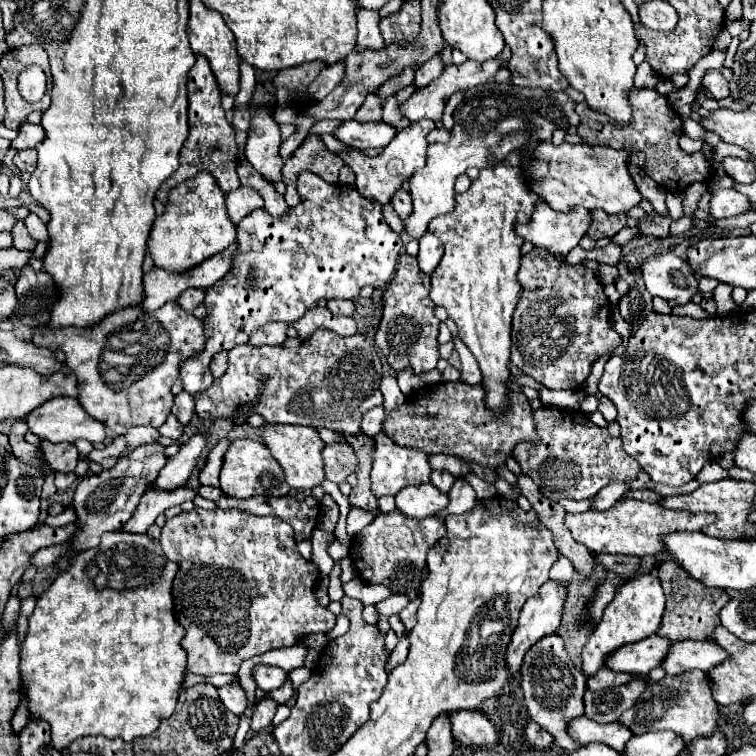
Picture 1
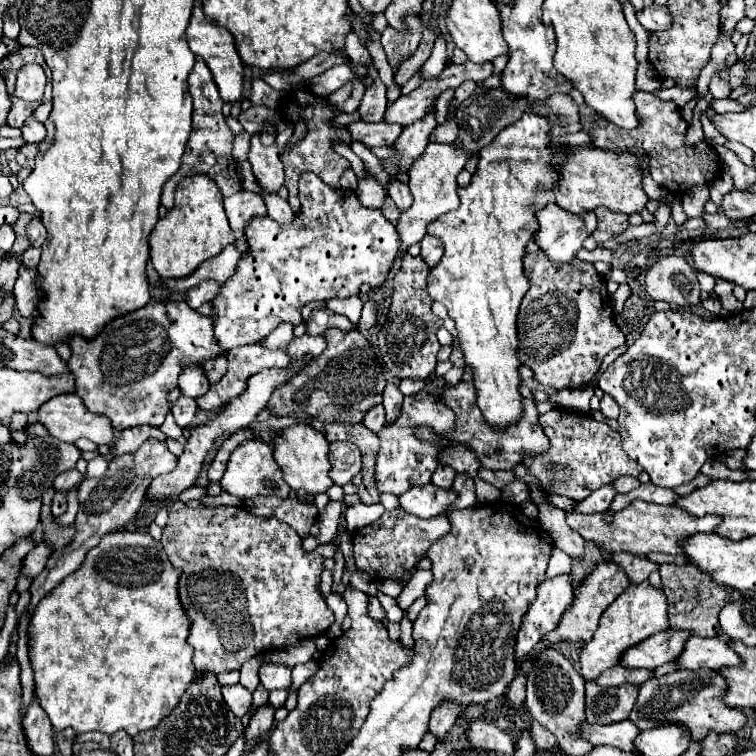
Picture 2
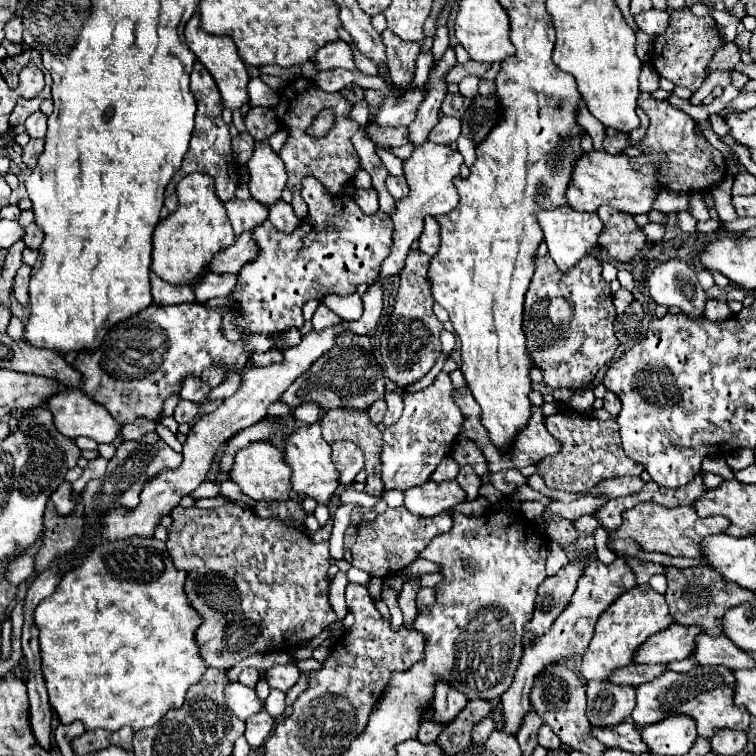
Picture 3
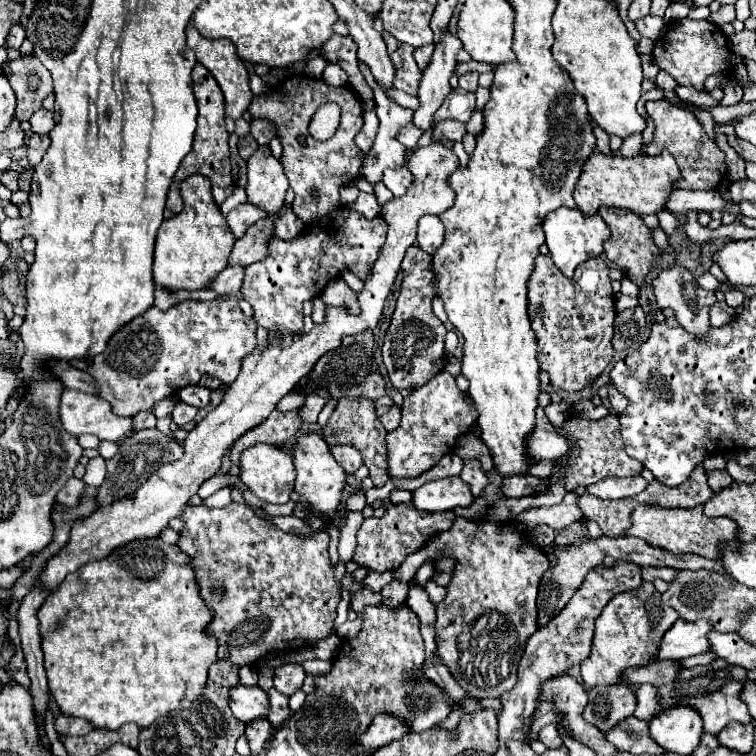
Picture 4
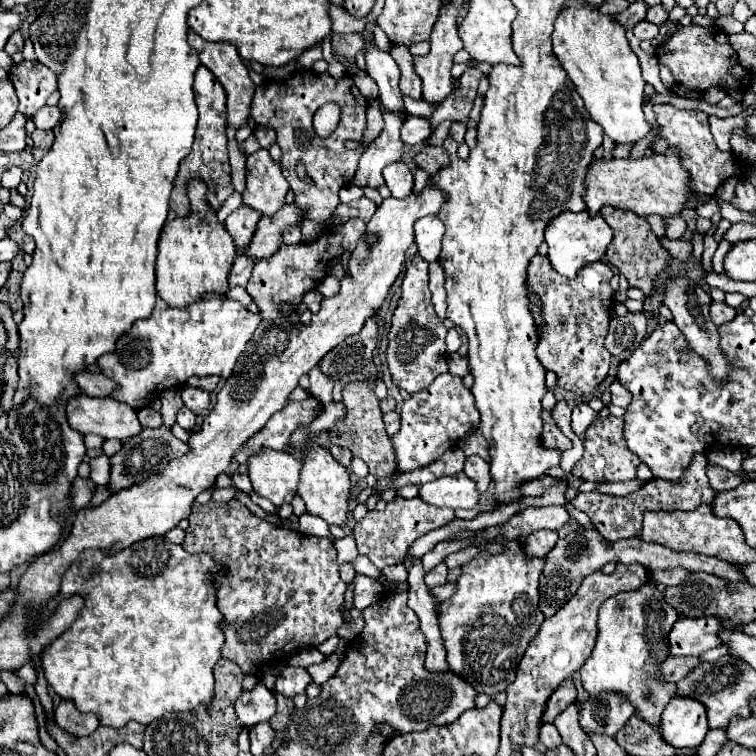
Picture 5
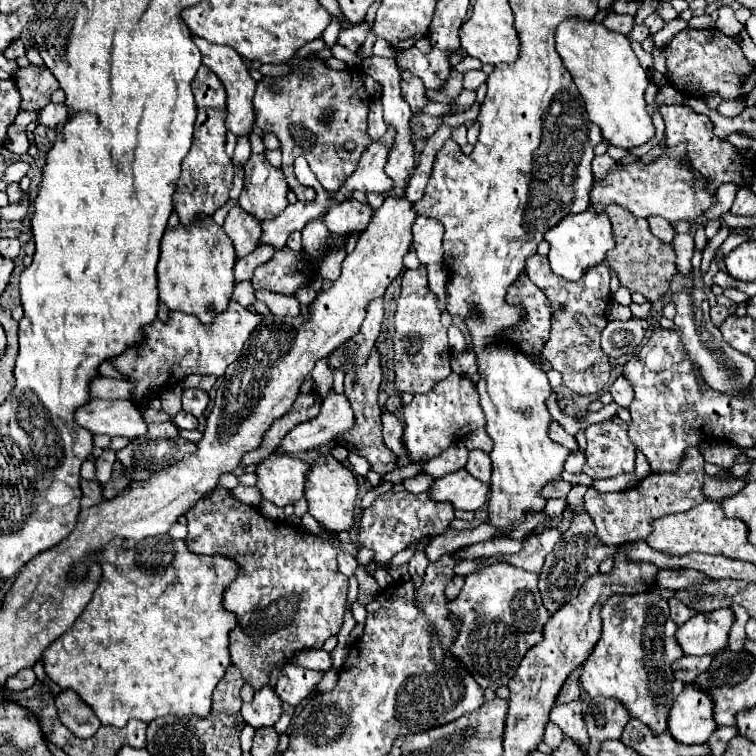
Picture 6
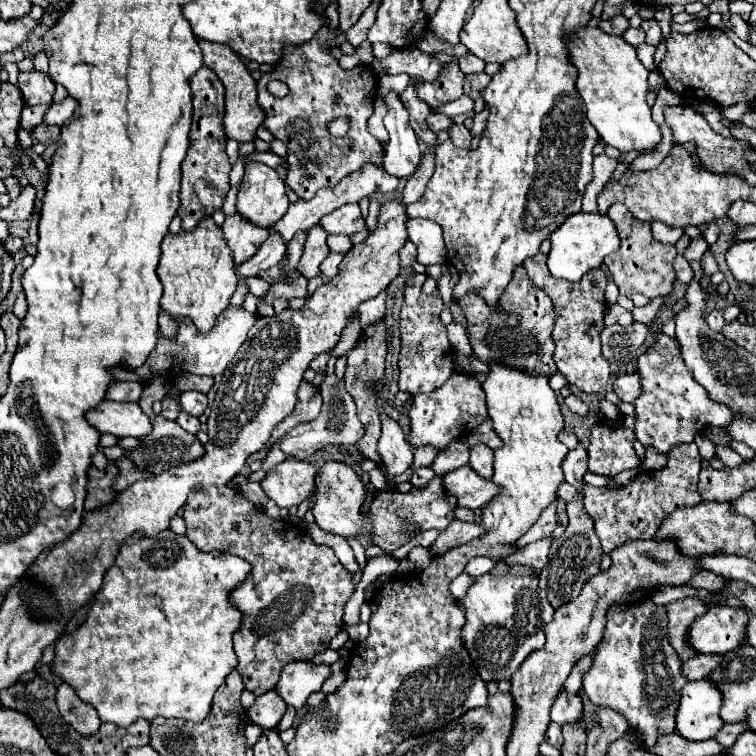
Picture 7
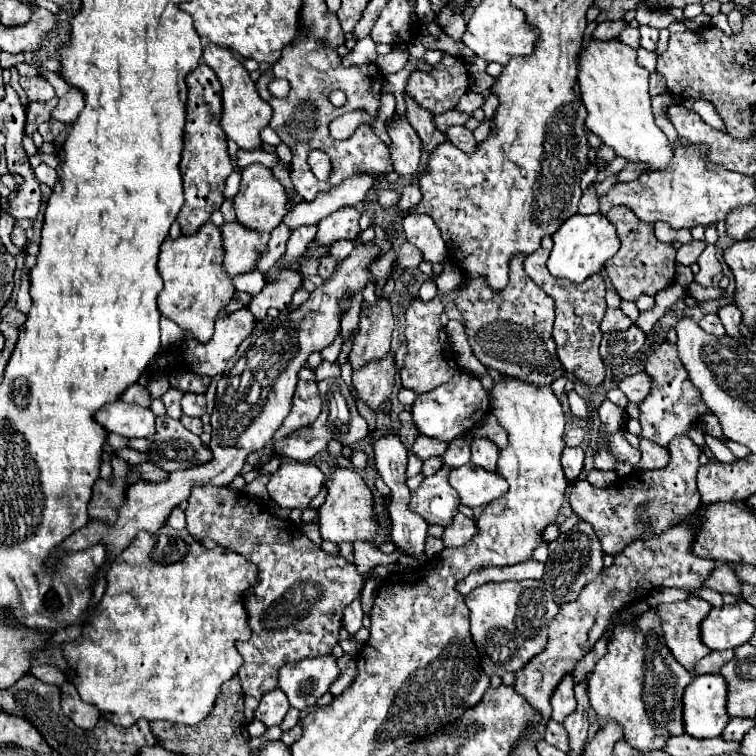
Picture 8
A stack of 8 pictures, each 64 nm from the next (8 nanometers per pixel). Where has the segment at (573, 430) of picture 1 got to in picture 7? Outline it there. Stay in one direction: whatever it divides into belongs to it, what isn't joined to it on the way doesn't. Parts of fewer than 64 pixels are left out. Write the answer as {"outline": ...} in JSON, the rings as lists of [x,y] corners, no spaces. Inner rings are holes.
{"outline":[[[598,424],[592,428],[588,446],[588,470],[616,476],[622,470],[638,468],[640,458],[632,448],[634,432],[626,426]]]}

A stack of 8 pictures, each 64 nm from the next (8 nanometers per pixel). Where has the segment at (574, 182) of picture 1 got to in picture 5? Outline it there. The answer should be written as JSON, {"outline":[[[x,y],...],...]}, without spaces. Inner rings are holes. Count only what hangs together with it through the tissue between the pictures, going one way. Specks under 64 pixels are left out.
{"outline":[[[650,154],[640,160],[608,160],[608,162],[594,162],[590,164],[588,176],[586,176],[586,210],[596,216],[602,206],[610,204],[616,208],[624,208],[630,212],[636,212],[638,216],[650,216],[660,214],[664,218],[670,216],[682,216],[686,210],[688,200],[696,200],[694,192],[688,188],[688,172],[684,172],[684,166],[680,164],[678,154]]]}

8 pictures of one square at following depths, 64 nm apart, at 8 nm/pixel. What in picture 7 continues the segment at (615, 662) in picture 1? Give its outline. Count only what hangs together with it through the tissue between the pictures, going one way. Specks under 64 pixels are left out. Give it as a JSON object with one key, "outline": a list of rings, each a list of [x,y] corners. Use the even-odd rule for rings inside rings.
{"outline":[[[710,606],[704,616],[690,626],[690,644],[700,654],[726,654],[746,640],[750,612],[746,608]]]}

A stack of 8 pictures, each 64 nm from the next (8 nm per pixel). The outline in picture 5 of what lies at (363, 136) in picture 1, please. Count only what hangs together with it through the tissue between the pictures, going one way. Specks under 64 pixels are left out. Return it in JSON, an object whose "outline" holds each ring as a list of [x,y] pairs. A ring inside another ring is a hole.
{"outline":[[[408,116],[404,126],[402,126],[402,142],[406,144],[420,144],[432,134],[434,126],[428,118],[420,116]]]}

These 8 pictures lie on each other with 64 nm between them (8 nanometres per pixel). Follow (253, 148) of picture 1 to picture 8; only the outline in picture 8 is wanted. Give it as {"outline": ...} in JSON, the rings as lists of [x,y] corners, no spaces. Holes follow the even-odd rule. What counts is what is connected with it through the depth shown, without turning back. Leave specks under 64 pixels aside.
{"outline":[[[250,164],[242,170],[242,184],[240,192],[234,198],[234,210],[236,210],[236,220],[248,230],[258,230],[258,232],[272,232],[282,218],[288,212],[288,200],[282,184],[272,176],[270,168],[262,164]]]}

